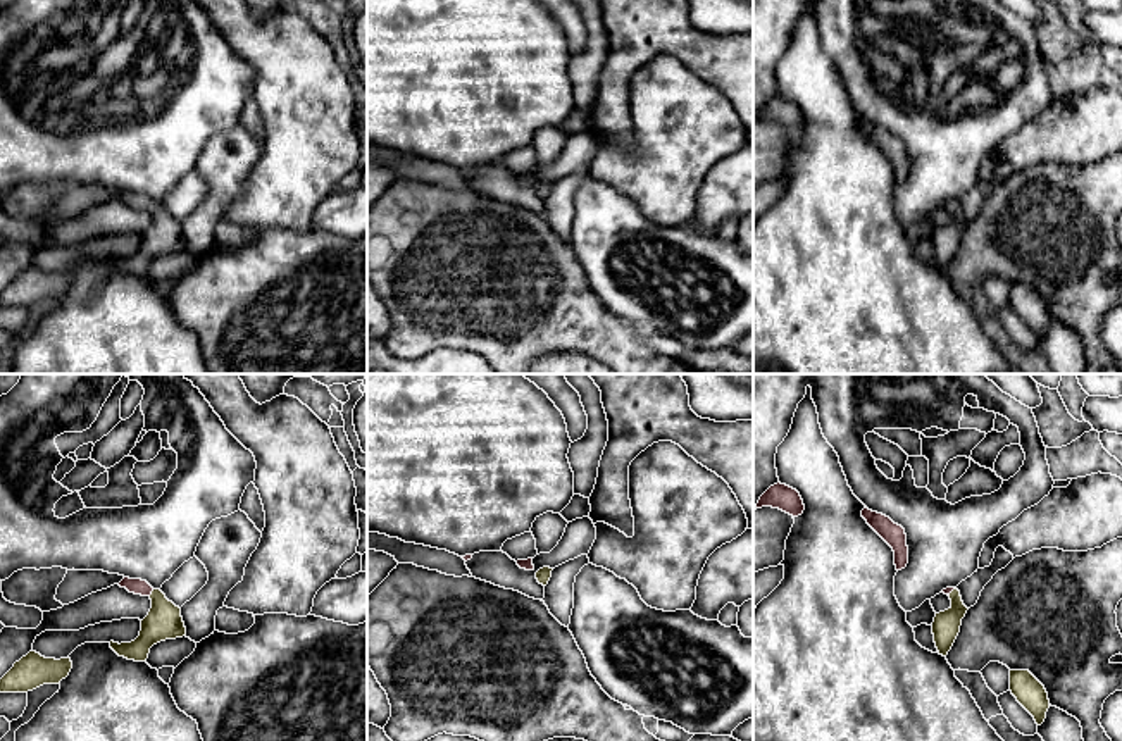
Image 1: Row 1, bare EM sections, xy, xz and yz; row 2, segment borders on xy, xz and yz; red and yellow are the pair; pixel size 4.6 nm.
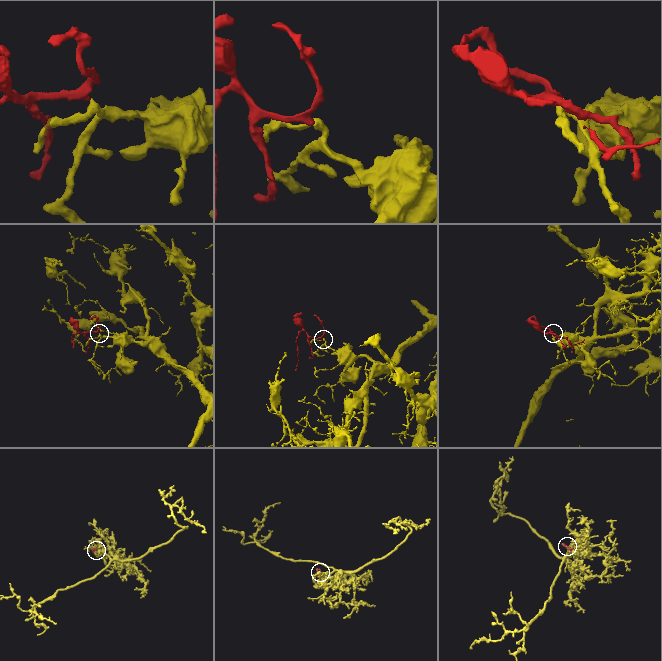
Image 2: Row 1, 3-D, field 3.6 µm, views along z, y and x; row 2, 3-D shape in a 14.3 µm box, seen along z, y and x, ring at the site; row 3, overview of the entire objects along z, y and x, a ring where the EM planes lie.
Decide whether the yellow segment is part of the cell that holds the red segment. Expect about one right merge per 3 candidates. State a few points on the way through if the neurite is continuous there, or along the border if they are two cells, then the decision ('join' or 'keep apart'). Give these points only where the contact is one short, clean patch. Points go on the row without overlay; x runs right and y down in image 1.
across xy (137, 200), (150, 207), (159, 216), (164, 235) | join

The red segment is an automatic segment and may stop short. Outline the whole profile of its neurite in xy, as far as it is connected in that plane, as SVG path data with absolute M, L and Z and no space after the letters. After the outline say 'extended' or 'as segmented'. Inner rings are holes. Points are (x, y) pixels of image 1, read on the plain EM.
M124 191L119 196L129 207L148 210L152 222L141 234L140 250L131 257L114 257L110 262L128 274L146 276L150 262L165 253L186 250L181 222L165 212L160 203L153 203L146 195Z | extended

